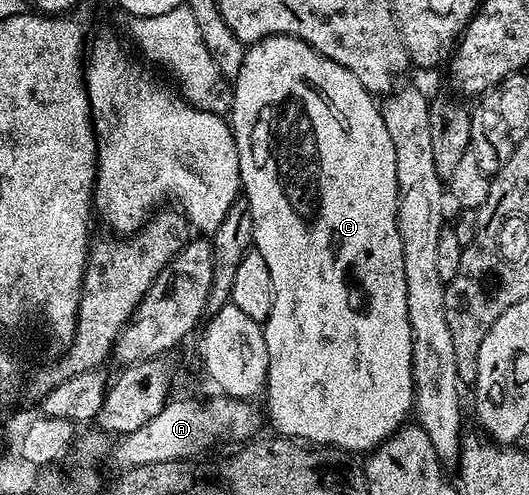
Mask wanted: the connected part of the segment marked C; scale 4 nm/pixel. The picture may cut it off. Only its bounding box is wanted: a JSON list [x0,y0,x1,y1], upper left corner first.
[230,36,414,454]

